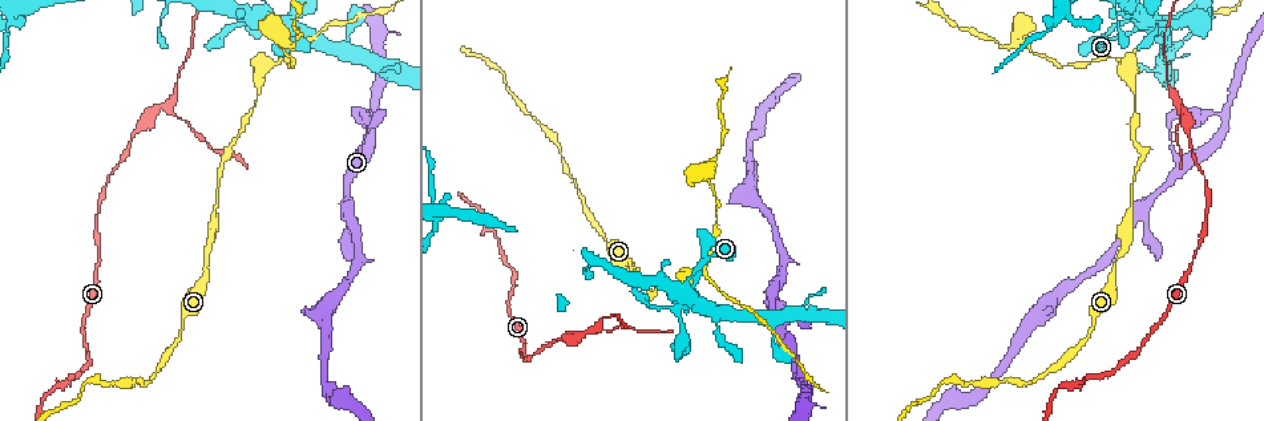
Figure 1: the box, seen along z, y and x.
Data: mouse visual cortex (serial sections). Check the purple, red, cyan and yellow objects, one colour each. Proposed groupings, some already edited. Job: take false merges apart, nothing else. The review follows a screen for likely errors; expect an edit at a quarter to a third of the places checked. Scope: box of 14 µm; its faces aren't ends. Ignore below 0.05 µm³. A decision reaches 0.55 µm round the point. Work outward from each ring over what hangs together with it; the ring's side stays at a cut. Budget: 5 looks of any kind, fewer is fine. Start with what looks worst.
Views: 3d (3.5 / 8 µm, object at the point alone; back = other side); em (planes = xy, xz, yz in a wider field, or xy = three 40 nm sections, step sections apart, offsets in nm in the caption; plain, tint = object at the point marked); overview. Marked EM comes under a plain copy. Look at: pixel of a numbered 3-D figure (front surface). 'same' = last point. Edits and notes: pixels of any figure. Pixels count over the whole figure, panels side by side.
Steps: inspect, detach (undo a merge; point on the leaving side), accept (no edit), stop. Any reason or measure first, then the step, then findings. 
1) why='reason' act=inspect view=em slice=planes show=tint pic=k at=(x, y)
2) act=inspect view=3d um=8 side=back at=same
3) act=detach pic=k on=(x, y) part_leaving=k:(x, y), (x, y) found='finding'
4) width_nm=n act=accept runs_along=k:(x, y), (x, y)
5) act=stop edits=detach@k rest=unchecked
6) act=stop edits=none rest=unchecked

why='calibre changes' act=inspect view=3d um=8 pic=1 at=(592, 331)

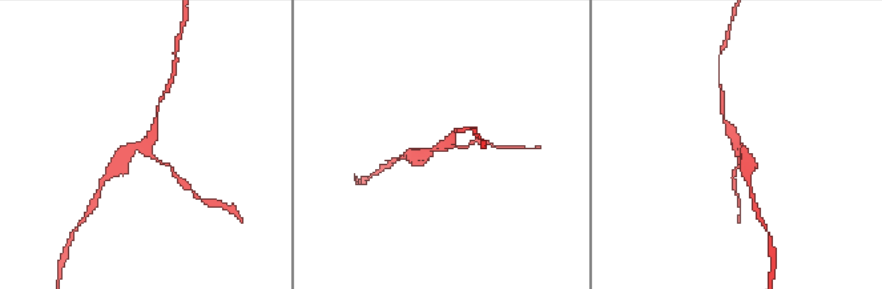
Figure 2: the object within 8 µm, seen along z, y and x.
act=inspect view=3d um=3.5 pic=2 at=(441, 146)

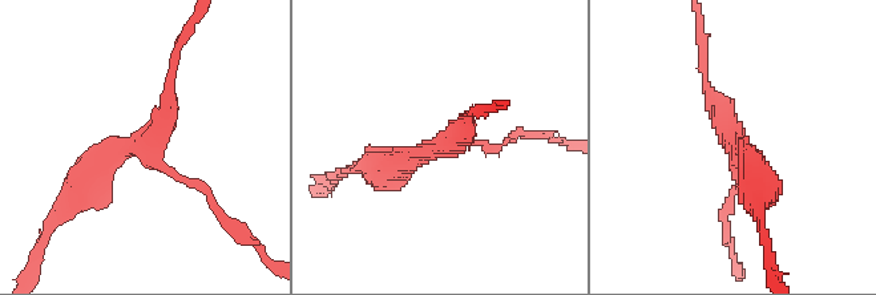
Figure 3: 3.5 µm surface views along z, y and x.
act=detach pic=3 on=(202, 186) part_leaving=3:(157, 162), (194, 182), (255, 243) found='two cells meet here'

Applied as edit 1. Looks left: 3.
why='redraw' act=inspect view=overview

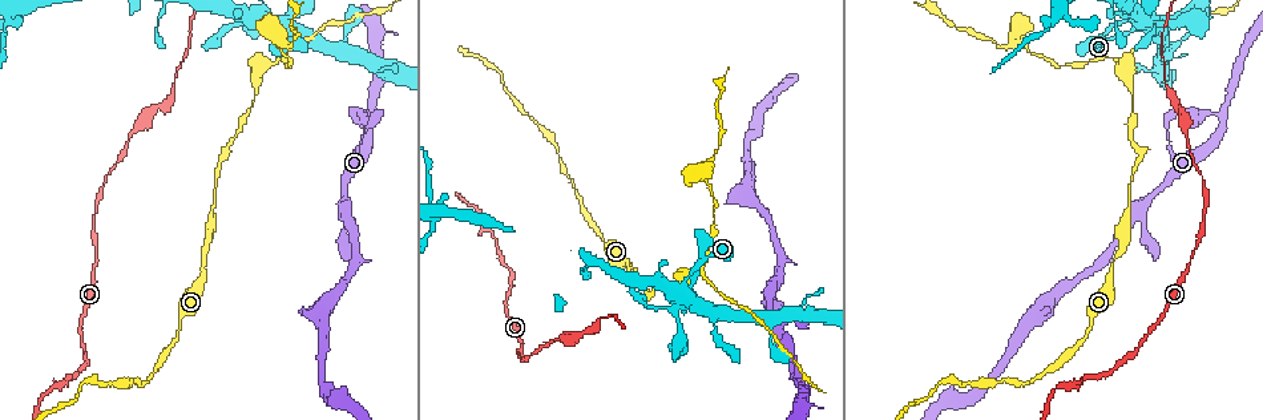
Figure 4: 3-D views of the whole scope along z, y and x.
why='thin neck' act=inspect view=3d um=3.5 pic=4 at=(1130, 193)

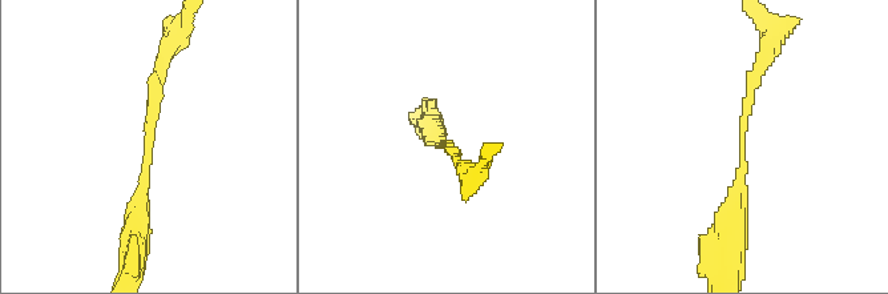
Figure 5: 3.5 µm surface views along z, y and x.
arm_widths_nm=150,300 why='now the EM' act=inspect view=em slice=xy step=1 show=tint pic=5 at=(145, 155)

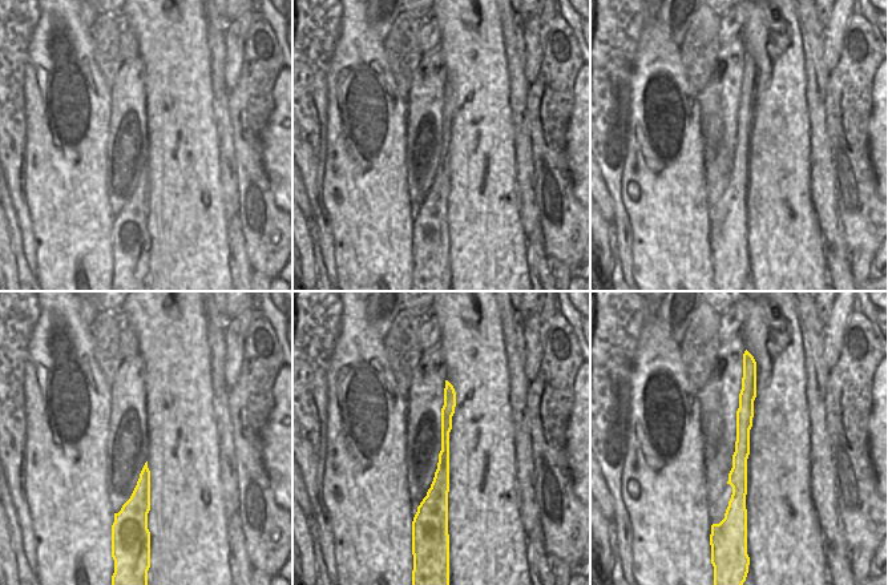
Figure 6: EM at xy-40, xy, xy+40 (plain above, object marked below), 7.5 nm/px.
width_nm=110 act=accept runs_along=5:(723, 238), (739, 194), (743, 116), (763, 67) found='continuous, no second cell'

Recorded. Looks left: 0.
act=stop edits=detach@3 rest=unchecked

